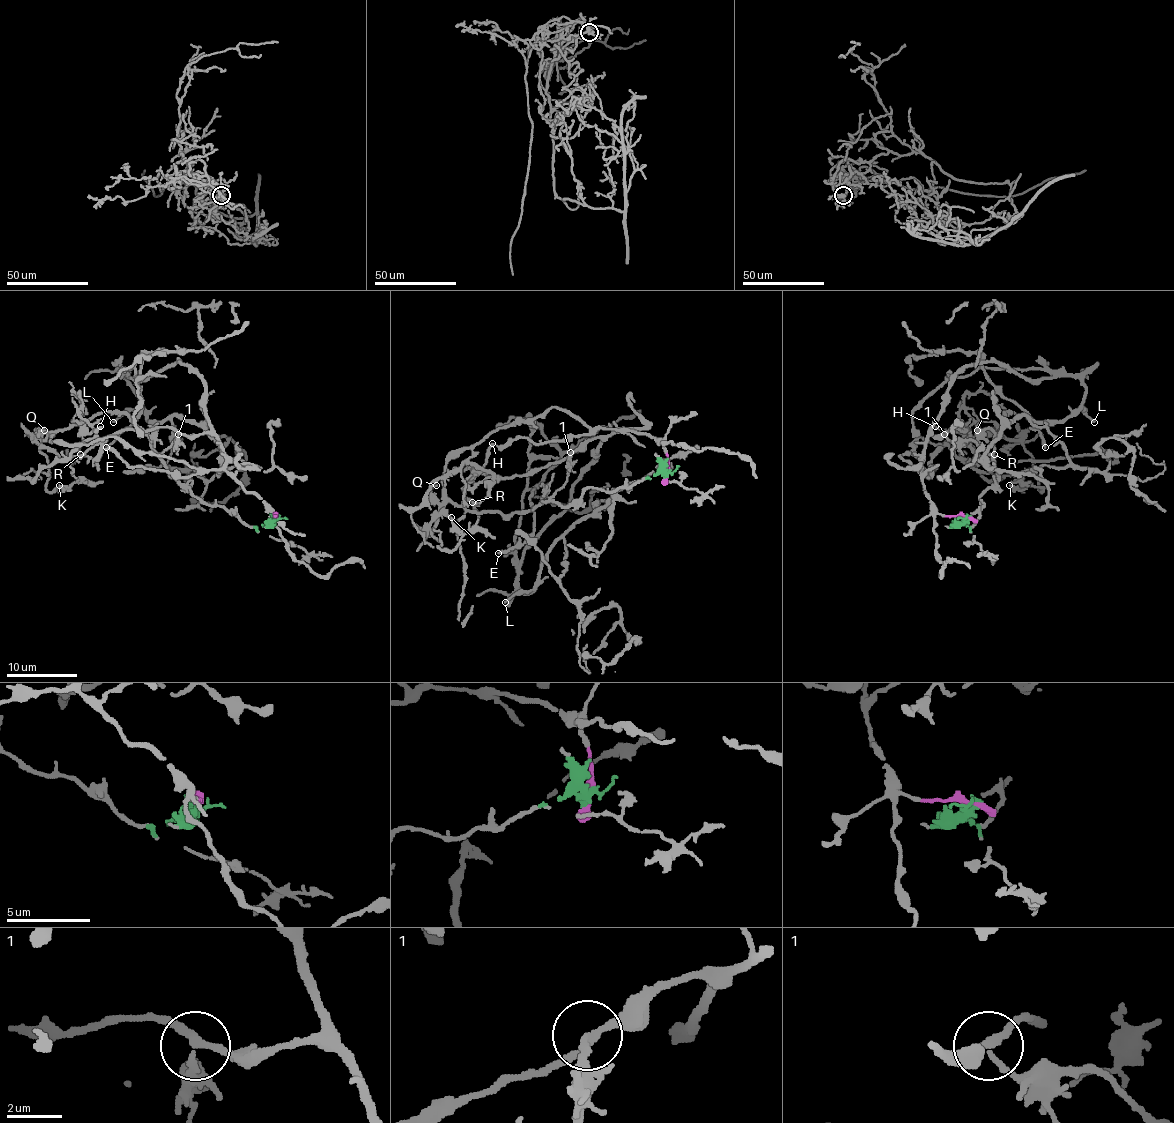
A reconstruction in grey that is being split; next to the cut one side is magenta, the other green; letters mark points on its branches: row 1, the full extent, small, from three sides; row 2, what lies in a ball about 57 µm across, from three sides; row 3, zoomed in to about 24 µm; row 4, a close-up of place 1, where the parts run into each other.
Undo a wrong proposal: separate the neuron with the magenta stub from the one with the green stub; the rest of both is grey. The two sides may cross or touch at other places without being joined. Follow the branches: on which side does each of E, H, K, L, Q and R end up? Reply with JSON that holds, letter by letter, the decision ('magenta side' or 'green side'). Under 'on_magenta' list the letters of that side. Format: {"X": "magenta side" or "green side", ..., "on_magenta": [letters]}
{"E": "magenta side", "H": "green side", "K": "green side", "L": "magenta side", "Q": "green side", "R": "magenta side", "on_magenta": ["E", "L", "R"]}

